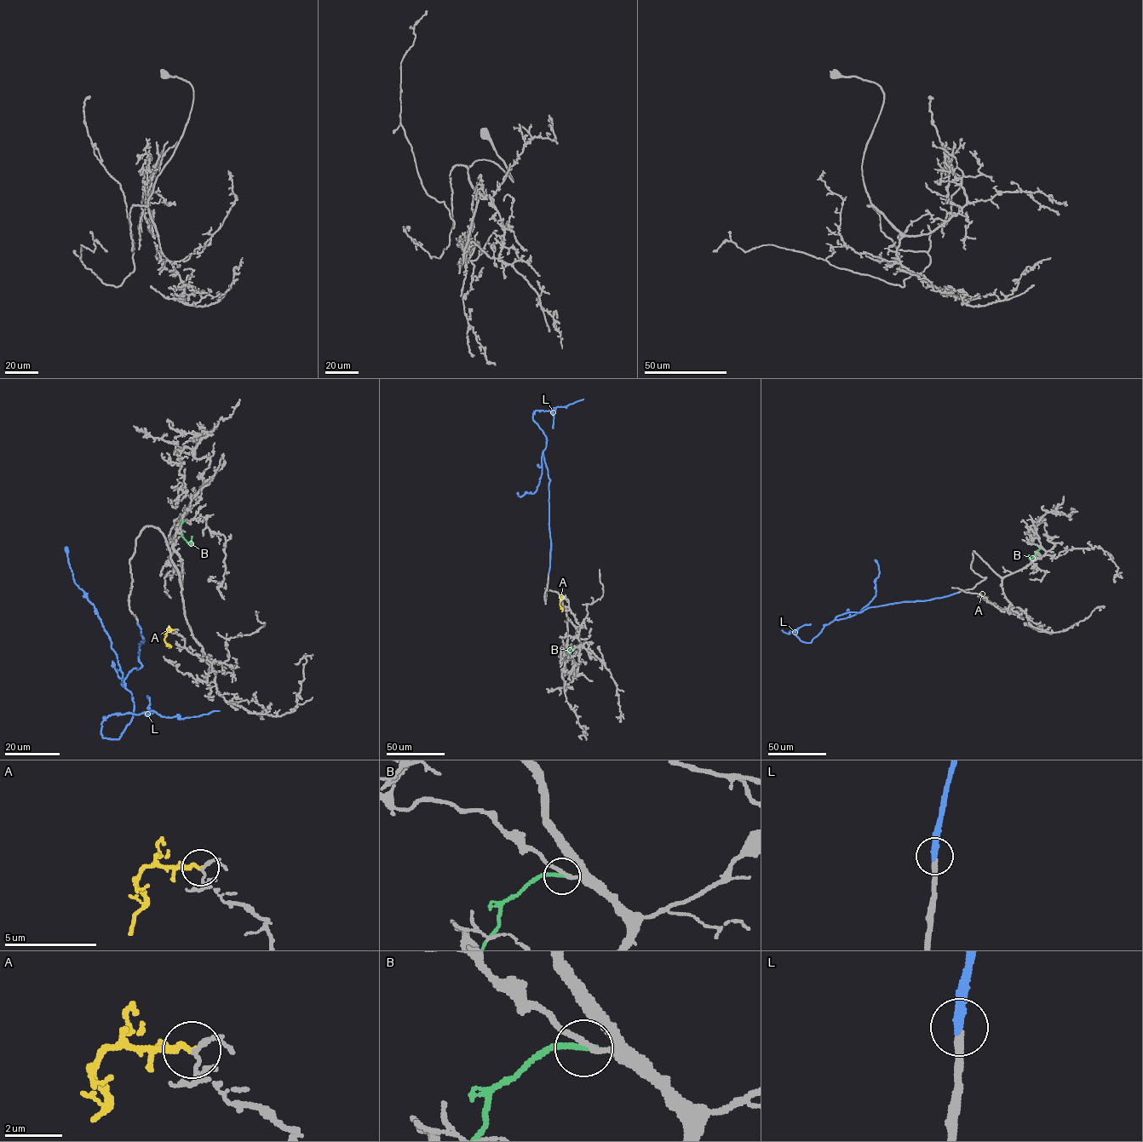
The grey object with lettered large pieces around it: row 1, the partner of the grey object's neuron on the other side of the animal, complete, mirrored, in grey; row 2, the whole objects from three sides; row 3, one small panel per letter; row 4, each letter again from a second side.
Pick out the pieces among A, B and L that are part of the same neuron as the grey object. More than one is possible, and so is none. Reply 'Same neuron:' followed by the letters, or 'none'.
Same neuron: L

